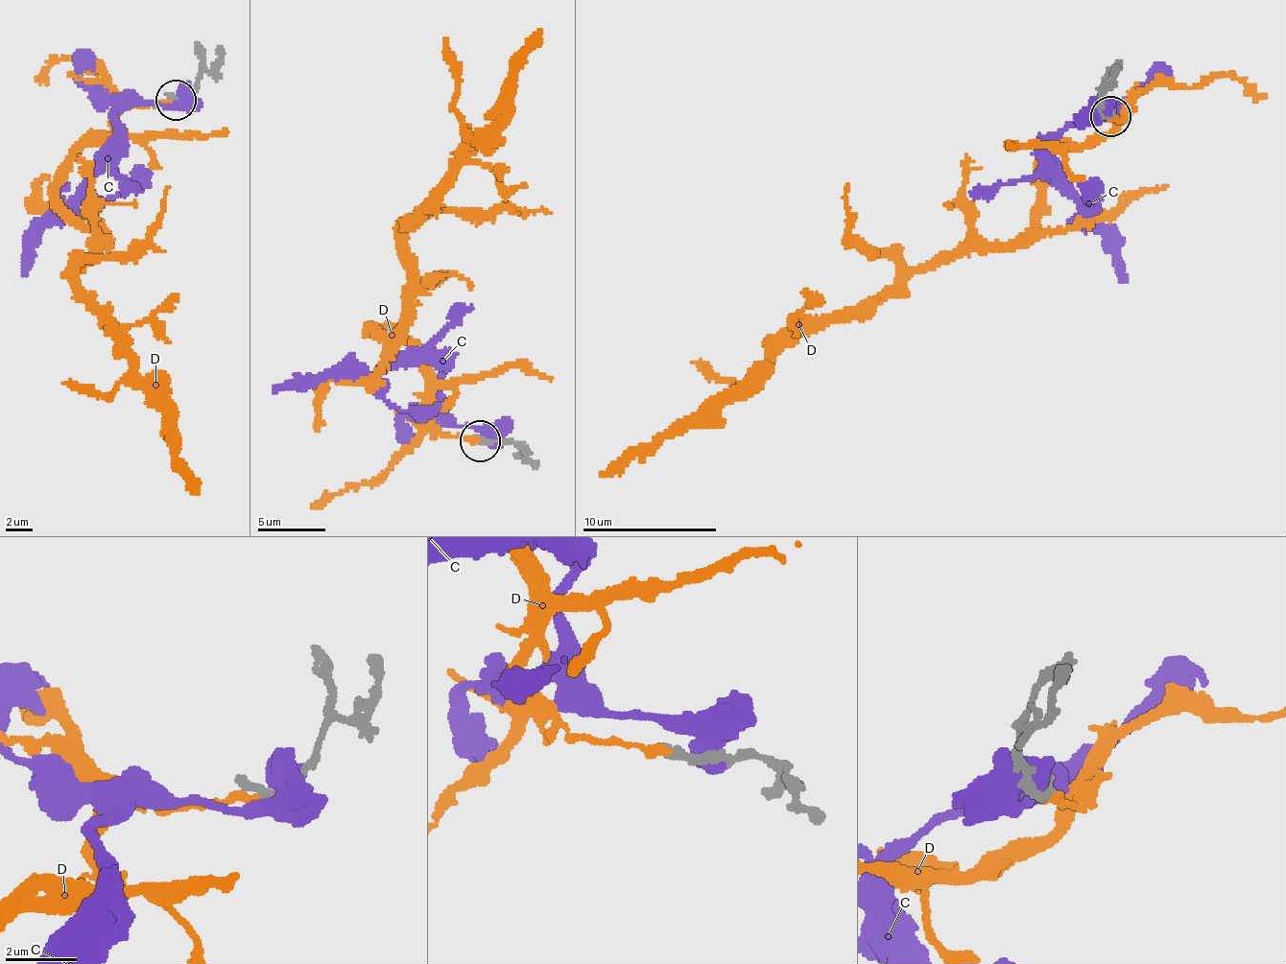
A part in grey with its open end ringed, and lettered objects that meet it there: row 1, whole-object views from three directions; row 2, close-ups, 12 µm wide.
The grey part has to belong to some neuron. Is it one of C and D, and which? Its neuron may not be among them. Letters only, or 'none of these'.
D

